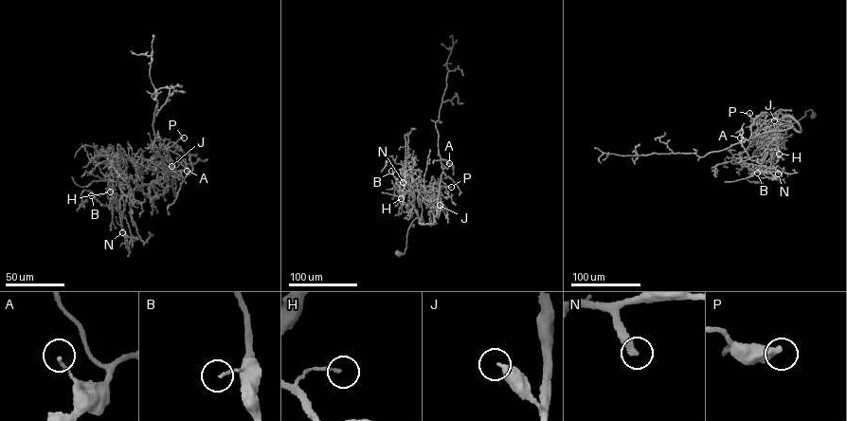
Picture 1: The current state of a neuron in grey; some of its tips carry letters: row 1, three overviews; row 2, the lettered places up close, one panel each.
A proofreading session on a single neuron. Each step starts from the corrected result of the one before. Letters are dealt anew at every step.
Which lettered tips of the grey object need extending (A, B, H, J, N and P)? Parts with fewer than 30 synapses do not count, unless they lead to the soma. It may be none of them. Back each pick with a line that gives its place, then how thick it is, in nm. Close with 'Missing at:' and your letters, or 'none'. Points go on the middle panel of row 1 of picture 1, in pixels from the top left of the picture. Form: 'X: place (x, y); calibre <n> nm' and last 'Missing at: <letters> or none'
N: place (403, 182); calibre 360 nm
Missing at: N

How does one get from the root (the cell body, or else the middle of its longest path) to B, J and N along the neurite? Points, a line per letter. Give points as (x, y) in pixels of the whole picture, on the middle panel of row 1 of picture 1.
B: (397, 253), (404, 253), (407, 230), (418, 215), (413, 209), (407, 210), (391, 171)
J: (397, 253), (404, 253), (412, 221), (418, 217), (419, 223), (432, 224), (441, 208), (440, 205)
N: (397, 253), (404, 253), (407, 230), (418, 217), (405, 177), (403, 182)

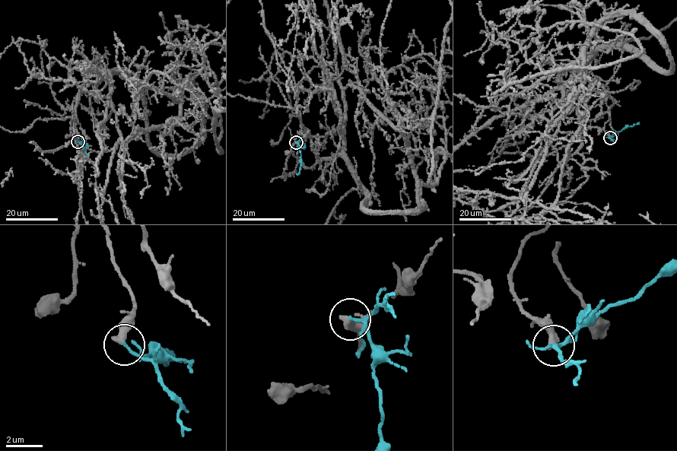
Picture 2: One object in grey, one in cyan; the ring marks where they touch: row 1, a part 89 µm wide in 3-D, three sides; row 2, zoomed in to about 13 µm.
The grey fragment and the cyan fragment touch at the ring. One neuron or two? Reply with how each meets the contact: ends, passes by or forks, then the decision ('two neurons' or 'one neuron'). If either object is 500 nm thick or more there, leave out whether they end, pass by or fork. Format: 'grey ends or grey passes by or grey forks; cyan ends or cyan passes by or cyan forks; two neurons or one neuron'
grey ends; cyan ends; two neurons

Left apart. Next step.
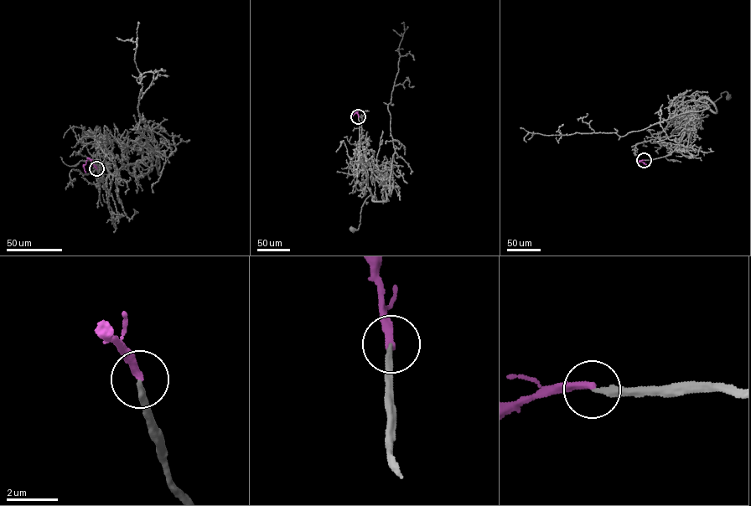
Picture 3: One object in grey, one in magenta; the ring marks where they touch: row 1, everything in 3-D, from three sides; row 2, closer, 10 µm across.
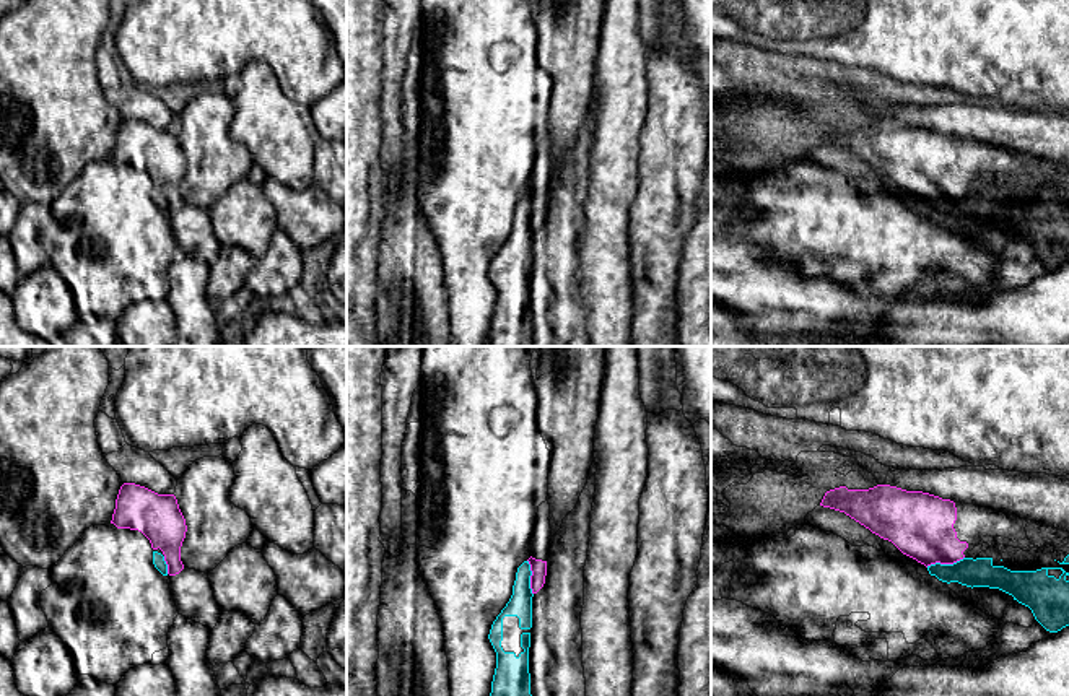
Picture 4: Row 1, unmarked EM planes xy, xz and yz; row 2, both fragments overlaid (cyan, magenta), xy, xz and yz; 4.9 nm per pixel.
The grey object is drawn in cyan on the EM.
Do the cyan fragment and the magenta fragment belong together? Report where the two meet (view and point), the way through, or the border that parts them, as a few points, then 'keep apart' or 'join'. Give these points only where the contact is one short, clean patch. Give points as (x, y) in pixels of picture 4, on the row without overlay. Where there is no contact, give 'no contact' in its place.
contact yz (944, 200); border yz (964, 192), (952, 199), (931, 199), (926, 202); keep apart

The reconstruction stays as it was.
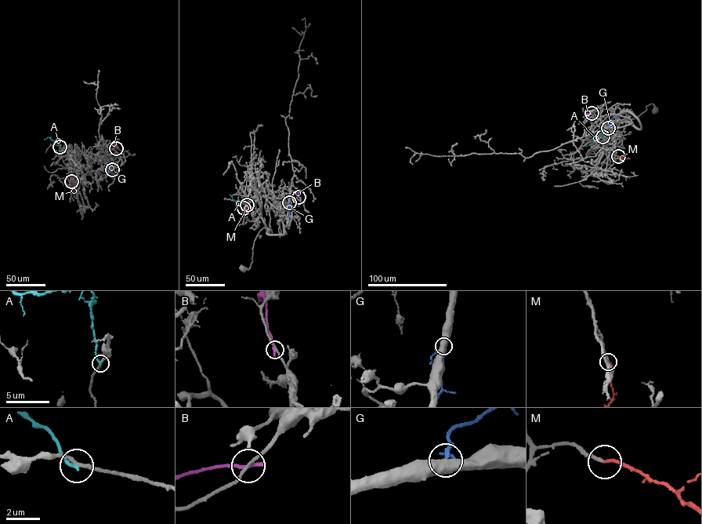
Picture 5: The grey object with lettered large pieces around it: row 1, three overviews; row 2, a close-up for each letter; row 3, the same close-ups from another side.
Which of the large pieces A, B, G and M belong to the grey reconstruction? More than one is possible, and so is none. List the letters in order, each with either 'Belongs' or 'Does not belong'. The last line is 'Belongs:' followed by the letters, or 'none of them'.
A: Does not belong
B: Does not belong
G: Does not belong
M: Belongs
Belongs: M

